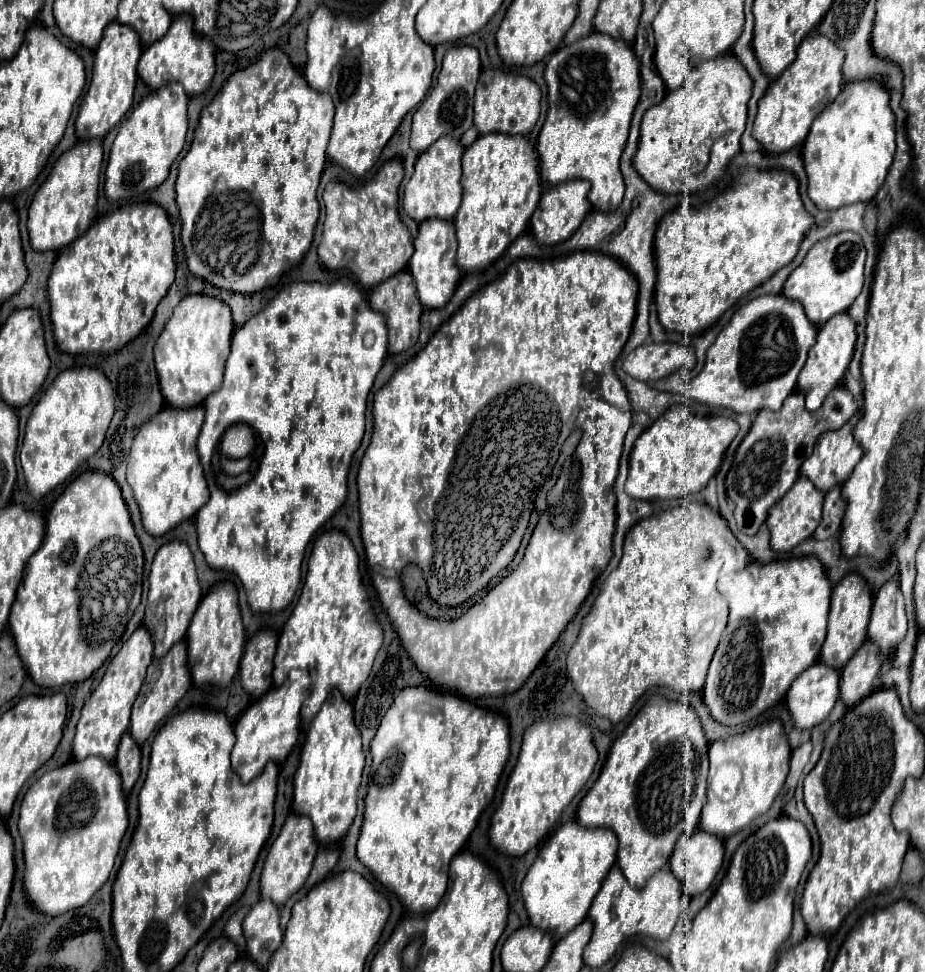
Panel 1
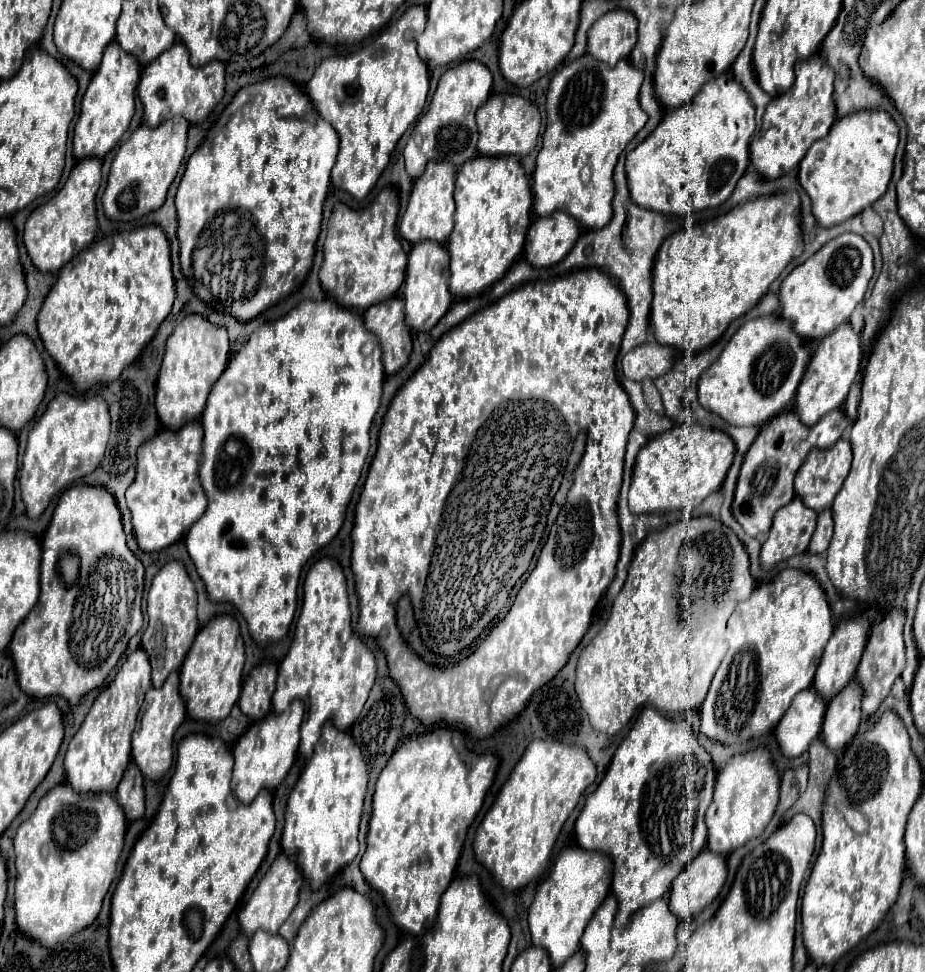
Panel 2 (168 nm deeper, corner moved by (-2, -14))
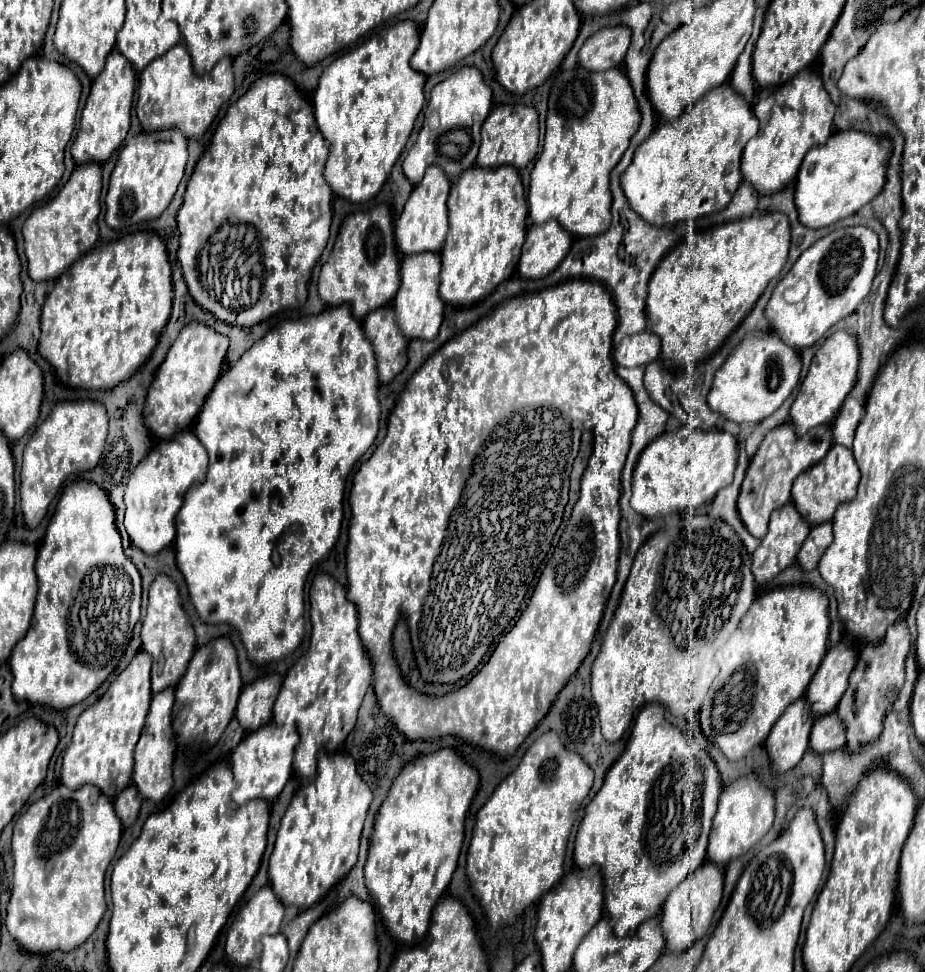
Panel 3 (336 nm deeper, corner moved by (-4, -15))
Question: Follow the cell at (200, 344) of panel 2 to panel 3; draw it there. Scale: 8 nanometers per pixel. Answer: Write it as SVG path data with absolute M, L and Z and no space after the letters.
M189 322L179 332L177 340L167 352L167 358L157 370L145 400L145 426L159 438L173 438L175 434L193 426L199 410L221 374L221 366L229 348L229 338L211 330L207 324Z

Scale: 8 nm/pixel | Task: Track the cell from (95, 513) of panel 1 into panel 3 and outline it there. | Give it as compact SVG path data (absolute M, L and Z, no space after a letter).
M75 480L65 486L35 572L39 580L35 616L9 658L13 696L67 710L89 698L115 670L131 642L141 606L141 576L123 552L113 504L97 484Z

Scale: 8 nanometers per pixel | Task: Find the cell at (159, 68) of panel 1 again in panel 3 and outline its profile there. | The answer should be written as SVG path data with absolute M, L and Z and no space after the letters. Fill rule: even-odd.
M175 44L159 60L153 60L139 76L139 100L137 118L145 132L157 132L171 126L179 126L187 138L201 138L215 120L219 108L233 94L233 68L231 58L219 60L211 70L207 82L199 80L191 66L191 56L185 44ZM211 78L211 80L209 80ZM199 80L199 82L195 82Z

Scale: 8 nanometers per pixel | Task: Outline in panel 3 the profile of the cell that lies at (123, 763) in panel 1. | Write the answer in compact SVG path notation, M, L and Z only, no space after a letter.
M135 784L127 786L117 798L115 798L115 812L121 818L123 826L131 826L137 820L139 808L141 808L143 796L139 794L139 790L135 788Z

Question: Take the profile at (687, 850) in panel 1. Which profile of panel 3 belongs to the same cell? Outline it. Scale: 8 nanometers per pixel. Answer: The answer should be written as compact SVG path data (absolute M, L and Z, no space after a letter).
M705 862L703 866L695 868L673 892L671 896L667 896L665 904L663 904L663 914L661 914L661 926L665 932L665 944L669 952L685 952L697 938L701 938L709 924L711 918L721 902L721 894L723 894L723 868L719 868L717 864Z

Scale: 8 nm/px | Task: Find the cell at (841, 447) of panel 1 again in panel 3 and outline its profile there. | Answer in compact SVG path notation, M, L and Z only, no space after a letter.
M833 444L831 450L827 452L827 456L819 464L811 466L795 480L791 498L793 498L795 506L799 508L799 512L803 514L803 518L807 518L809 524L817 526L821 522L831 520L841 502L855 498L855 486L859 484L859 478L861 478L861 474L859 474L857 462L853 458L853 452L845 446Z

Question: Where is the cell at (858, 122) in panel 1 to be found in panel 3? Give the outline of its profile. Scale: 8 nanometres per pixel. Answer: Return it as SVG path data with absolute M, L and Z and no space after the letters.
M839 130L827 144L811 148L799 168L795 188L795 206L801 224L807 228L831 226L869 204L885 186L891 152L893 144L889 138L859 130Z

